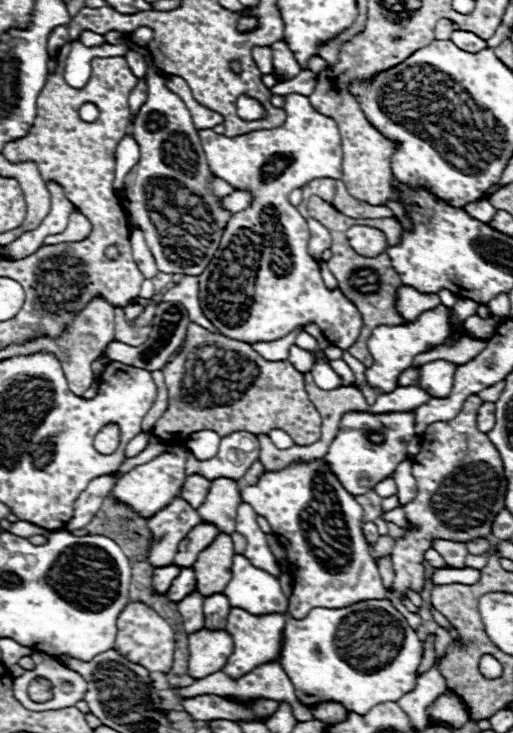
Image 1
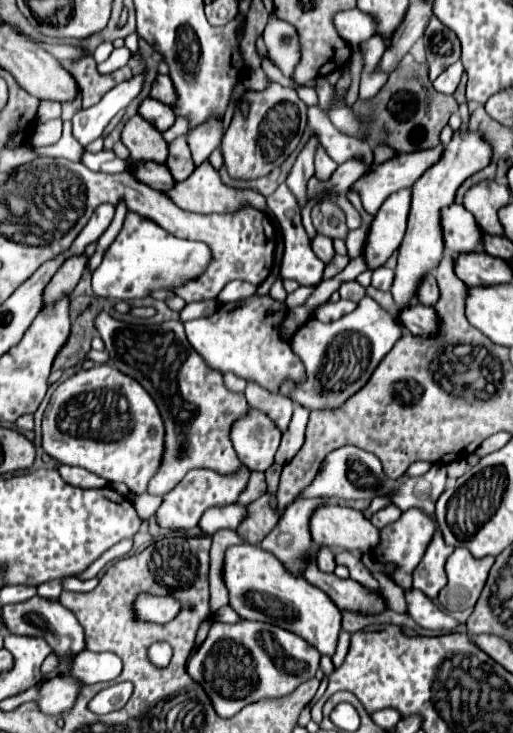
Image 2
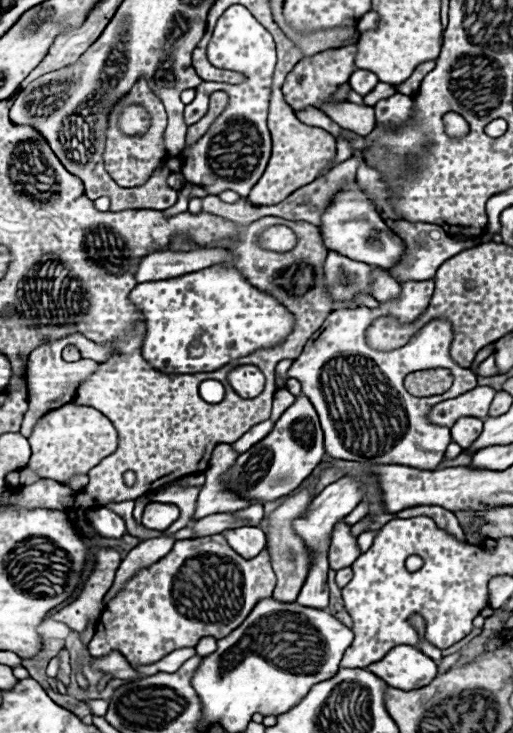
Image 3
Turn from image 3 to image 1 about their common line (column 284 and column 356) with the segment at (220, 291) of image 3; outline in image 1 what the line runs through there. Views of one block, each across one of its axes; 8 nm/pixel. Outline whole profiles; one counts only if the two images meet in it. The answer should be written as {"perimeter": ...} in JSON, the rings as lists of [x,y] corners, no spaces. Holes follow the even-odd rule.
{"perimeter":[[[286,94],[284,112],[286,112],[284,124],[272,130],[248,132],[236,138],[216,134],[214,130],[198,132],[202,148],[206,152],[206,160],[214,176],[226,180],[236,190],[248,190],[254,198],[246,210],[232,214],[232,218],[228,220],[224,228],[220,248],[214,254],[214,260],[208,264],[206,272],[198,276],[200,306],[204,316],[216,326],[218,332],[246,344],[272,342],[272,340],[284,338],[296,326],[306,326],[308,322],[316,322],[332,346],[348,350],[360,334],[362,316],[358,308],[340,290],[330,292],[324,286],[318,262],[308,254],[310,234],[308,234],[306,220],[288,202],[288,194],[310,180],[316,180],[316,178],[340,180],[342,178],[340,132],[332,118],[318,114],[312,108],[308,96]]]}

